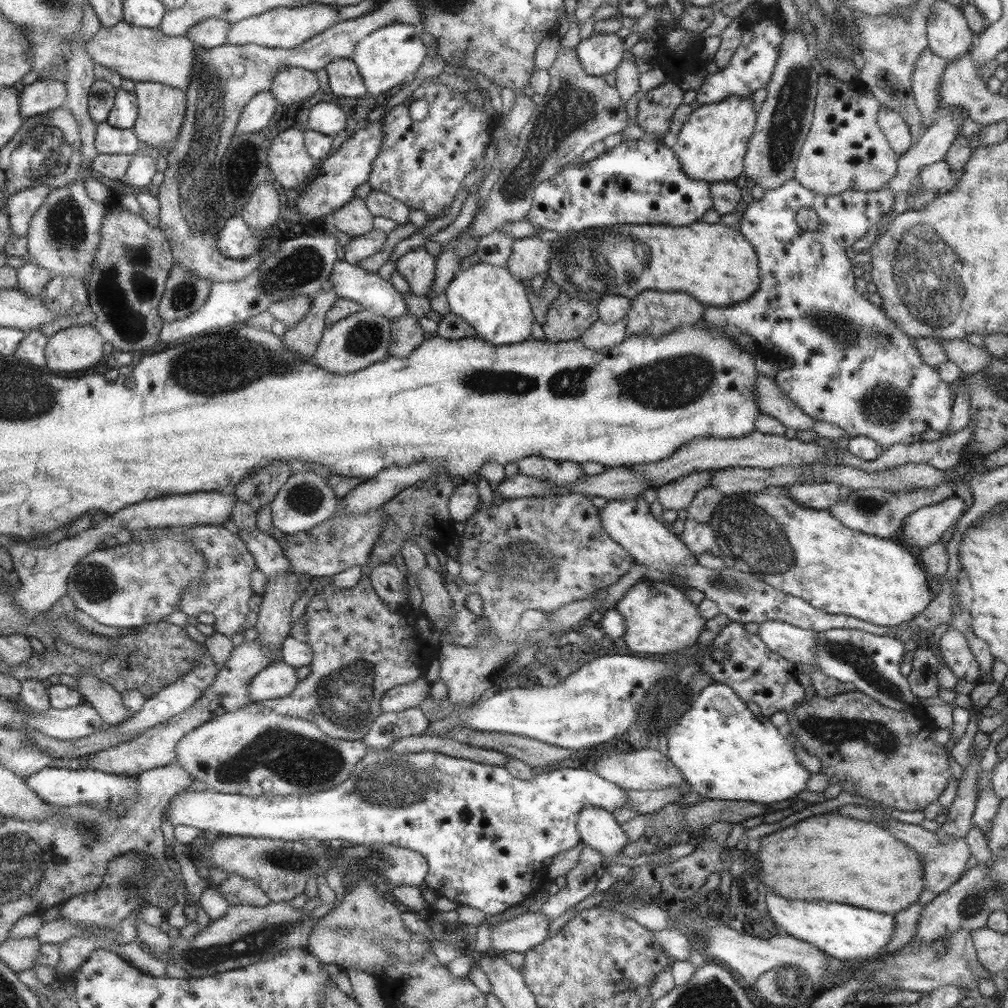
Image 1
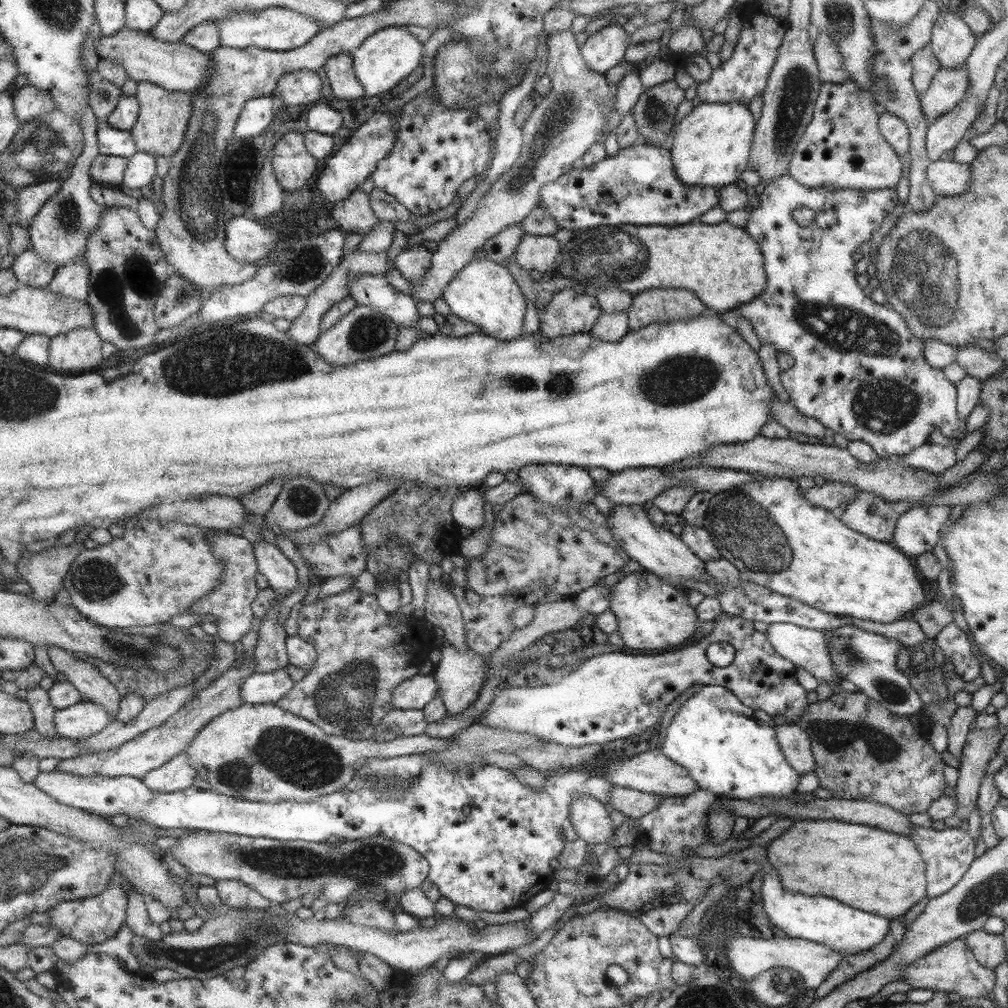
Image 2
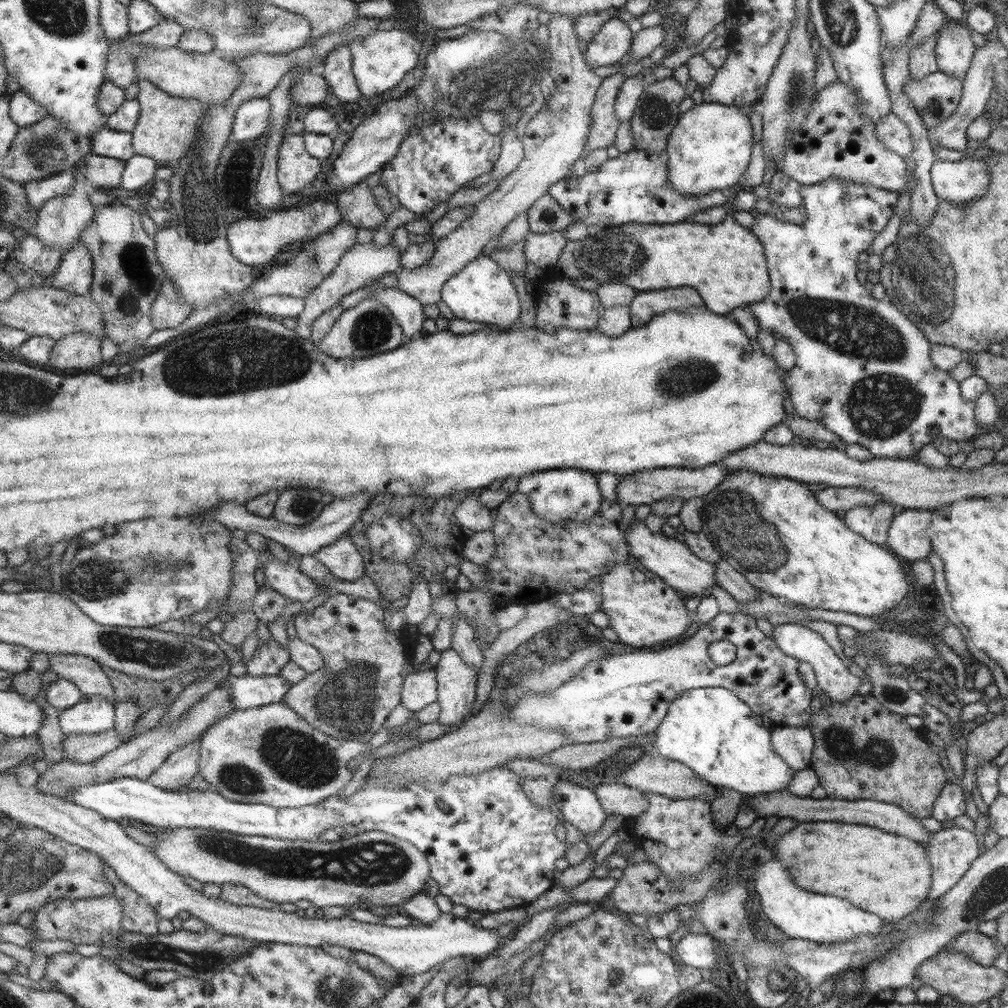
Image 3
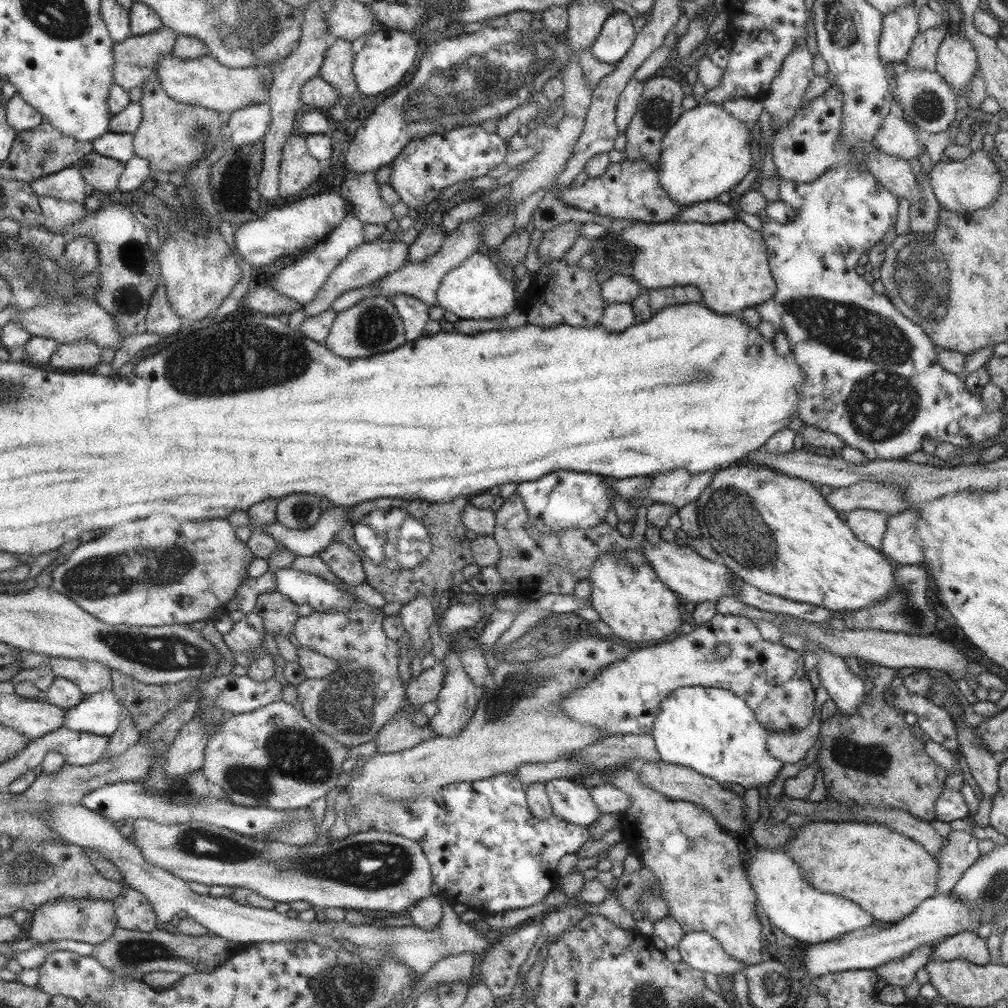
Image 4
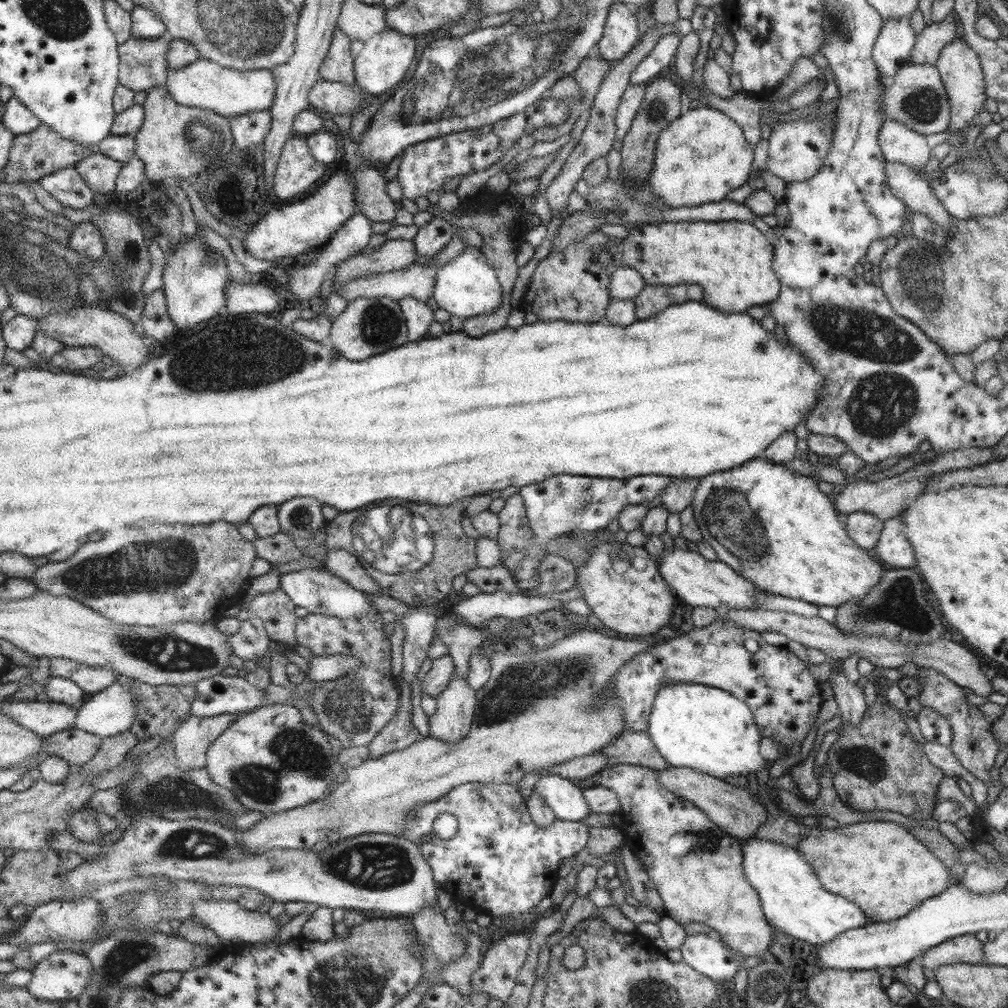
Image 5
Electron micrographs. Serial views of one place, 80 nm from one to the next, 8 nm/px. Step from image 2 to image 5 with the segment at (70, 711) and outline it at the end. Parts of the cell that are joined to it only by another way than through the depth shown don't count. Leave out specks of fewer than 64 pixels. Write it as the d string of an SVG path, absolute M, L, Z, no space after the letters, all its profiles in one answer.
M115 685L88 696L79 707L74 727L102 739L116 737L132 727L136 699L127 685Z

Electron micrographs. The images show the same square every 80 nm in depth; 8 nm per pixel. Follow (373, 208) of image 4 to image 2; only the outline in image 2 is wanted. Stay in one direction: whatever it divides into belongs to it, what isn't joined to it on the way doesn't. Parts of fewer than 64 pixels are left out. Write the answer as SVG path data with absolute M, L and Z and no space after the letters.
M359 188L355 189L350 197L333 206L333 209L330 212L331 218L335 219L334 226L342 228L342 230L347 233L357 233L364 235L379 222L369 207L368 196L365 195L364 192Z

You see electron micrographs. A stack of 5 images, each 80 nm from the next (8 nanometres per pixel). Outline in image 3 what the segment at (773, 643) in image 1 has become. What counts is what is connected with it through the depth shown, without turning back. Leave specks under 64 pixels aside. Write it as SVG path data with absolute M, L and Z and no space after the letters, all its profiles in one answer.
M779 624L773 628L772 639L783 654L799 663L806 662L811 666L815 673L817 689L820 689L831 701L843 702L857 694L857 687L861 684L861 680L849 674L846 664L835 656L817 632L812 632L801 625Z

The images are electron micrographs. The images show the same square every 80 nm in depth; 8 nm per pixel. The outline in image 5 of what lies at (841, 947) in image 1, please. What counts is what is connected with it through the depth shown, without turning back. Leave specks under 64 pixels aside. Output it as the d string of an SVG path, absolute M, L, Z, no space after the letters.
M760 838L748 839L742 845L742 866L747 882L758 892L766 921L775 929L809 944L823 945L846 930L868 923L863 910L845 898L823 890L817 875L803 860L796 847Z

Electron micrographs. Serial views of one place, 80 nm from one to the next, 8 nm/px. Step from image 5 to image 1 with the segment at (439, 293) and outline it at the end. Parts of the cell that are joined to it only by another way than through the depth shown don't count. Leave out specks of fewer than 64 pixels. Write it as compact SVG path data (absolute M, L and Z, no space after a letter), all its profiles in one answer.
M478 262L466 270L457 272L457 276L444 291L450 313L462 318L472 326L476 338L500 344L517 344L529 338L533 314L525 296L521 281L513 280L509 271L501 266L491 266Z

